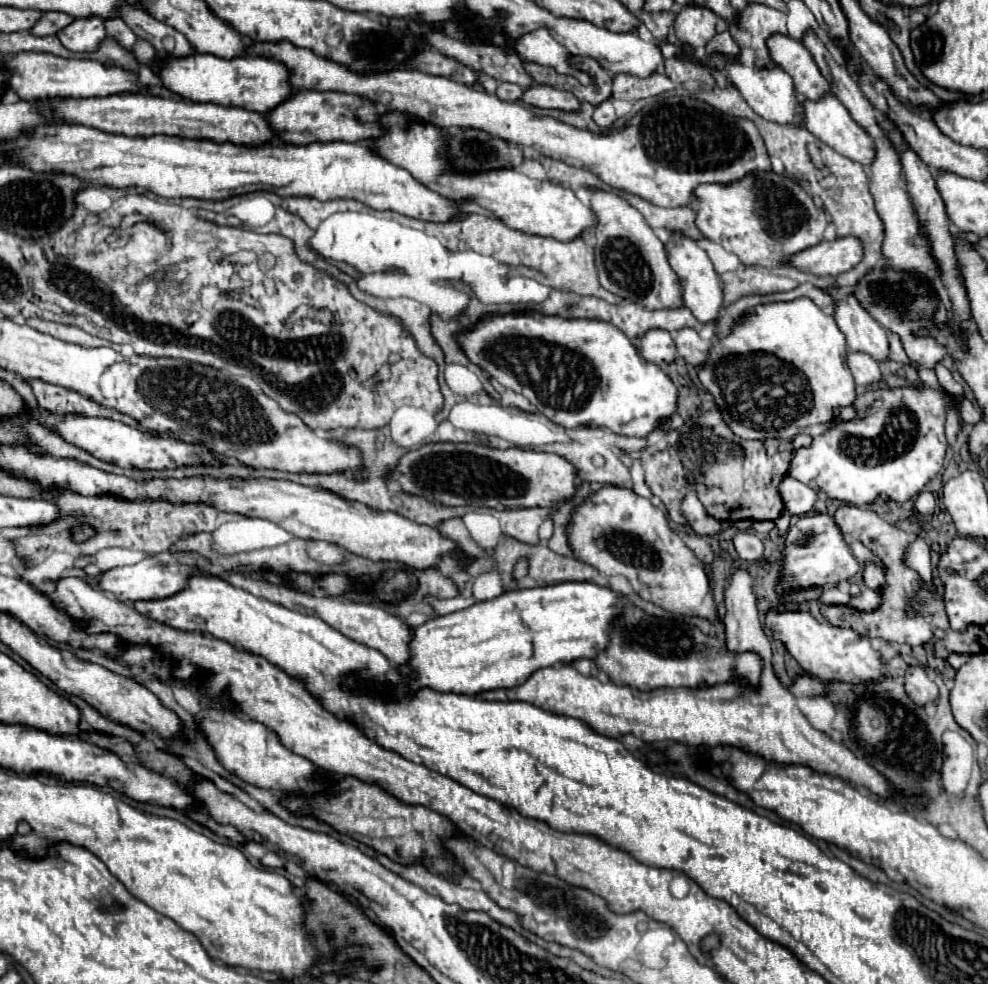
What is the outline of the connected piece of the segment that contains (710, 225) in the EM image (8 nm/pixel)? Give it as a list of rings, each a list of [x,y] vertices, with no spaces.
[[[753,173],[743,177],[737,183],[731,185],[699,185],[695,189],[697,195],[697,227],[699,231],[715,243],[721,243],[727,251],[735,253],[745,265],[761,265],[767,269],[779,269],[789,263],[789,257],[805,251],[813,245],[819,245],[823,241],[823,233],[829,225],[829,217],[823,209],[819,209],[811,195],[805,193],[795,181],[781,177],[777,173]]]

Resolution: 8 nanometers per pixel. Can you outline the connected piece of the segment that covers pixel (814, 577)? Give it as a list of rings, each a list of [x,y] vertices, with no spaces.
[[[801,515],[799,521],[789,527],[785,535],[785,551],[781,563],[781,575],[777,581],[777,595],[787,595],[791,591],[825,587],[829,583],[849,581],[853,575],[861,573],[863,565],[851,553],[849,543],[845,541],[841,529],[833,521],[831,515]]]

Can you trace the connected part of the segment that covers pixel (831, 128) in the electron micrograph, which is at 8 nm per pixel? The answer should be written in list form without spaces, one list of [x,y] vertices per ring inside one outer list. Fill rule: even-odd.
[[[825,93],[825,97],[819,97],[817,101],[803,99],[801,105],[803,105],[803,125],[819,141],[823,141],[831,149],[839,151],[841,155],[845,155],[845,157],[849,157],[849,159],[853,159],[861,165],[869,165],[873,161],[873,141],[871,141],[871,137],[851,119],[849,111],[841,105],[841,101],[837,101],[837,97]]]

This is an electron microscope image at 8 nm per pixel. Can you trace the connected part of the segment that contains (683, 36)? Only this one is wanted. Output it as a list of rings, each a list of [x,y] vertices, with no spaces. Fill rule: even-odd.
[[[685,5],[675,19],[675,35],[681,43],[699,49],[715,35],[717,15],[707,7]]]

